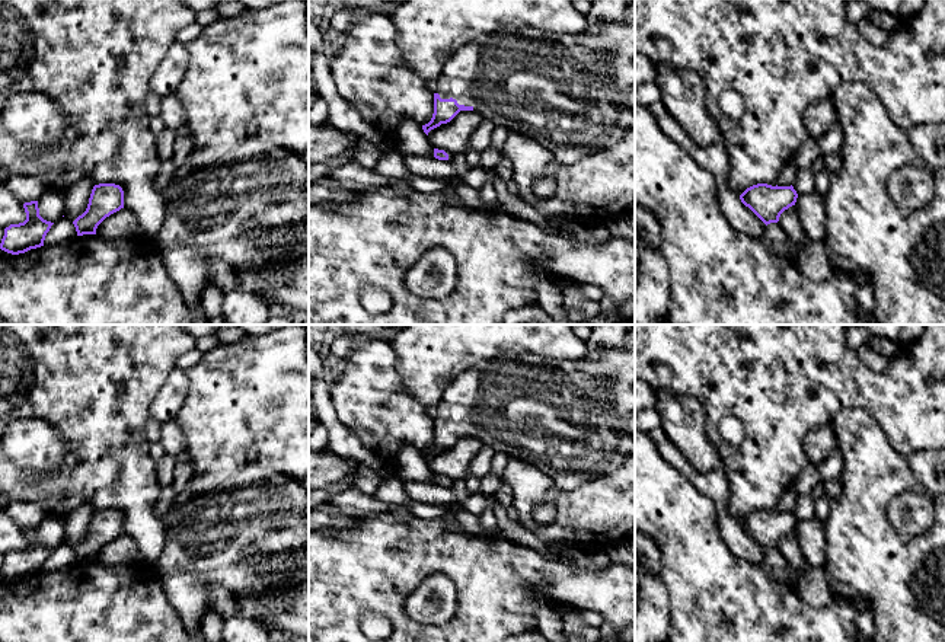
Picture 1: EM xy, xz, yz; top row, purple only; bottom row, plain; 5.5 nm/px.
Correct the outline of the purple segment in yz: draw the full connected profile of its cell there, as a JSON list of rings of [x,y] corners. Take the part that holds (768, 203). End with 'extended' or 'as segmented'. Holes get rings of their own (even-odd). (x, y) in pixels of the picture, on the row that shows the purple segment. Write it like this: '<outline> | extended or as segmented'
[[[757,183],[747,188],[741,195],[741,202],[748,207],[766,226],[778,223],[780,214],[795,205],[798,198],[794,186],[772,186]]] | as segmented

